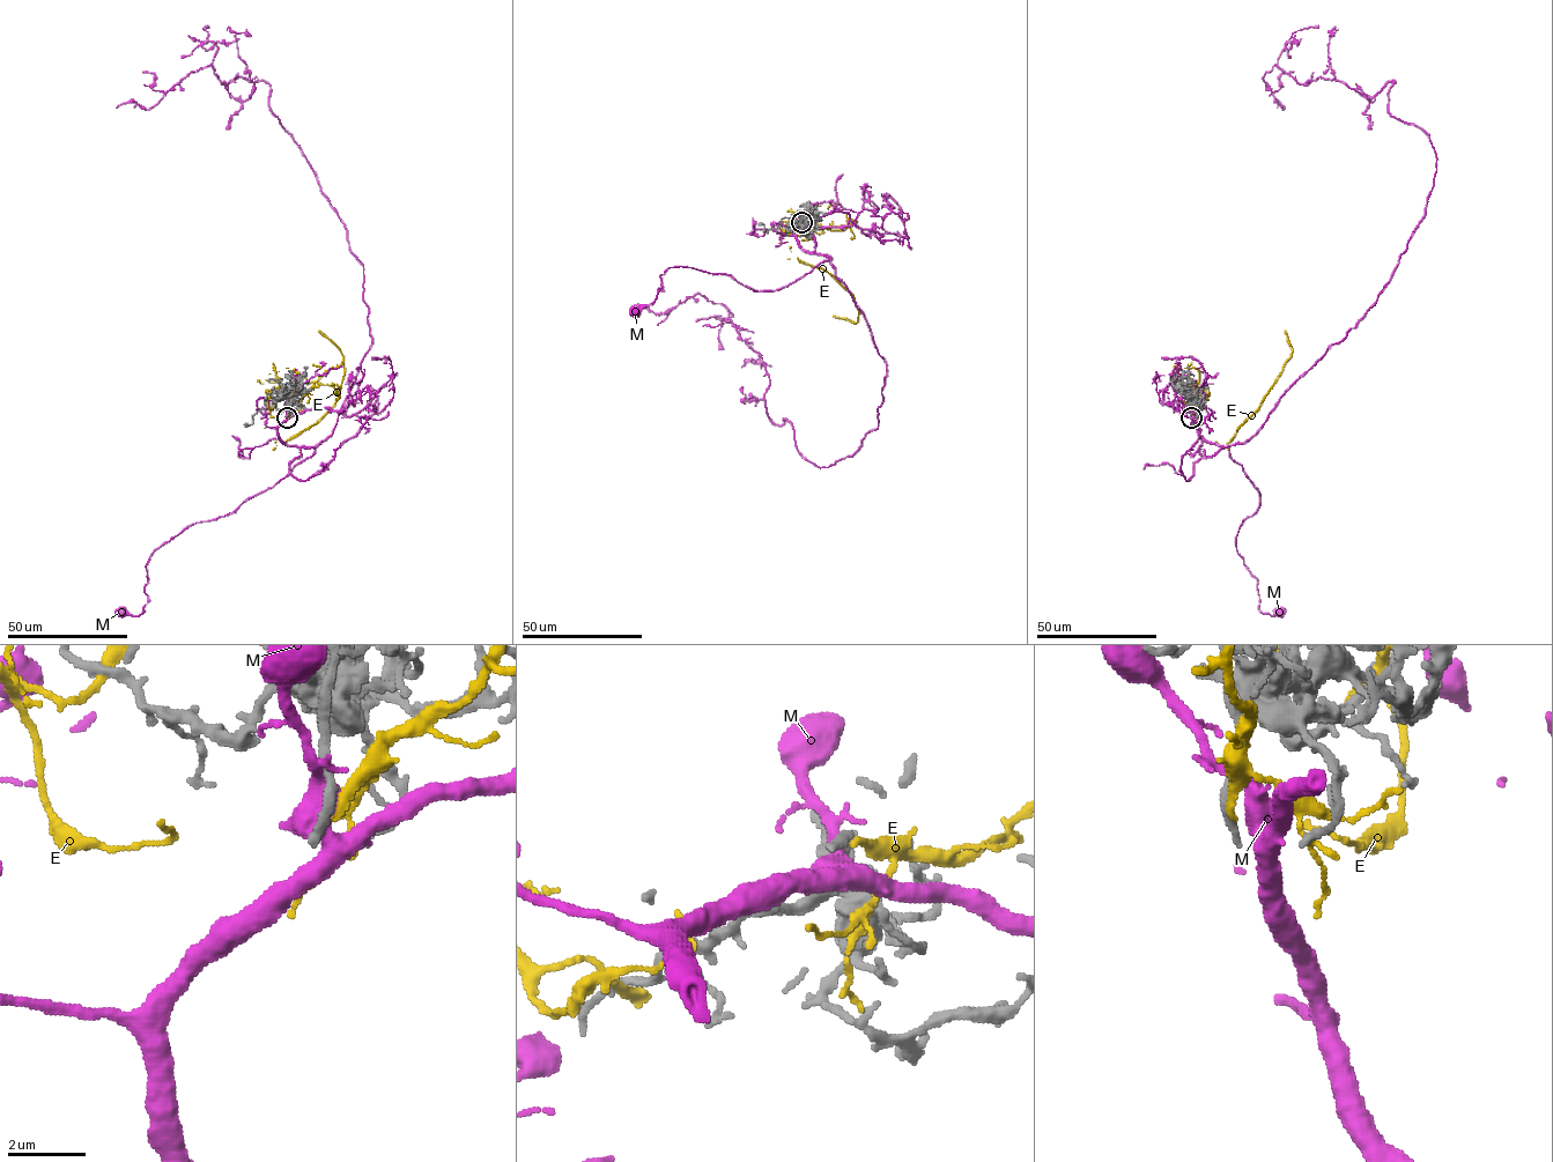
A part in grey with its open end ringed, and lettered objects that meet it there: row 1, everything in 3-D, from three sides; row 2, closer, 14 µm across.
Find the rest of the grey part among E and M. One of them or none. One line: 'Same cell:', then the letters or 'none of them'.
Same cell: none of them

